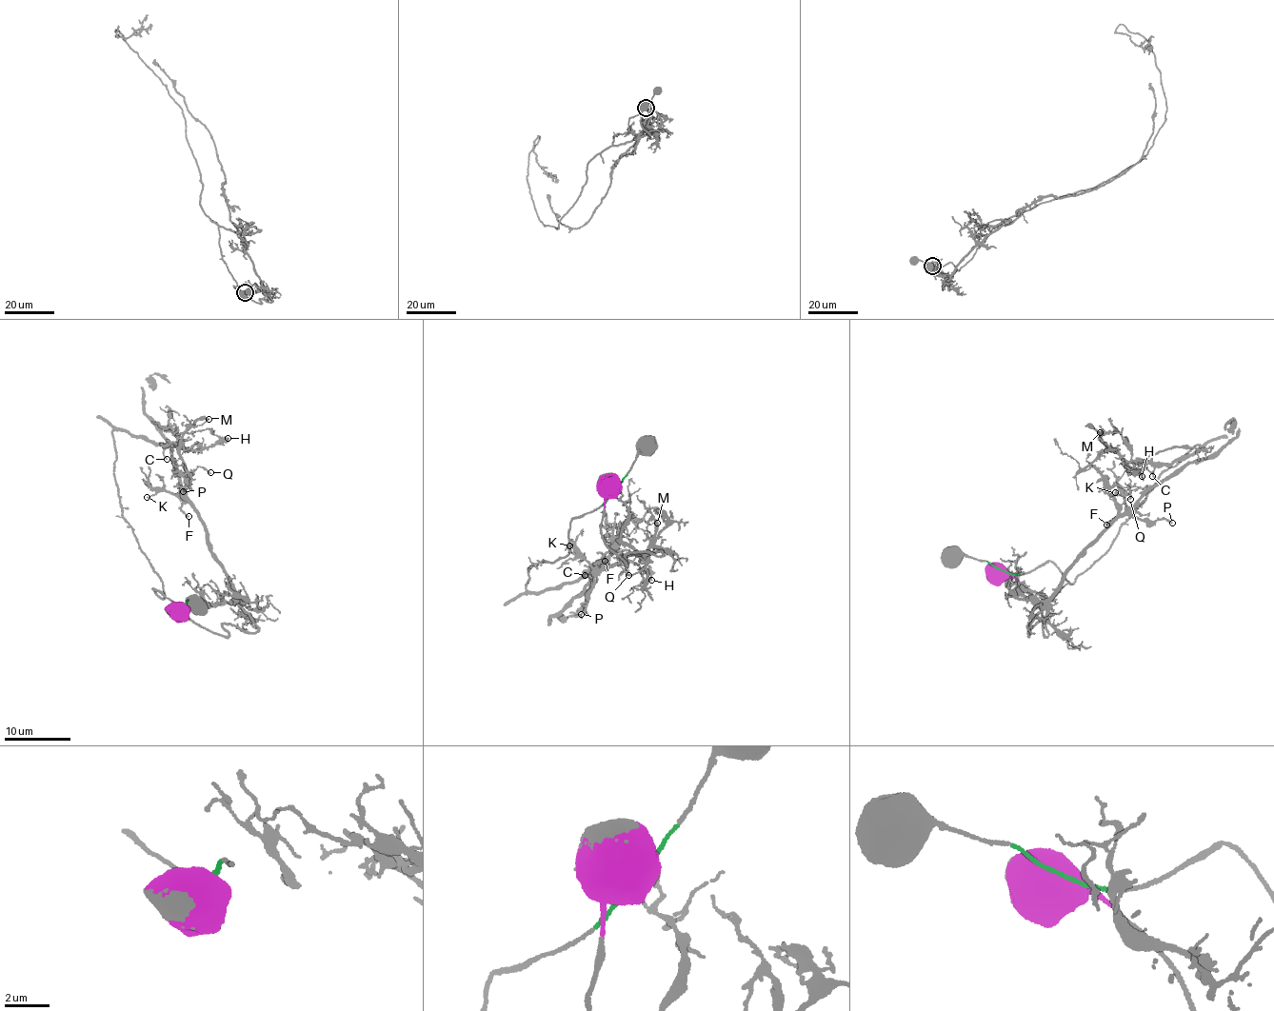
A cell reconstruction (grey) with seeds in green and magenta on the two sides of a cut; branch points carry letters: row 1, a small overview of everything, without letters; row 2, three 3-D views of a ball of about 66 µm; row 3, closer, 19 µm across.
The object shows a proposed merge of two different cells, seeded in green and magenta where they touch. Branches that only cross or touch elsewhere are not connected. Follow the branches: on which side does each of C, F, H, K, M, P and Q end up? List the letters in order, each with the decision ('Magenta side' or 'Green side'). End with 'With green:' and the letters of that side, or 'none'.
C: Green side
F: Magenta side
H: Green side
K: Magenta side
M: Green side
P: Magenta side
Q: Magenta side
With green: C, H, M

